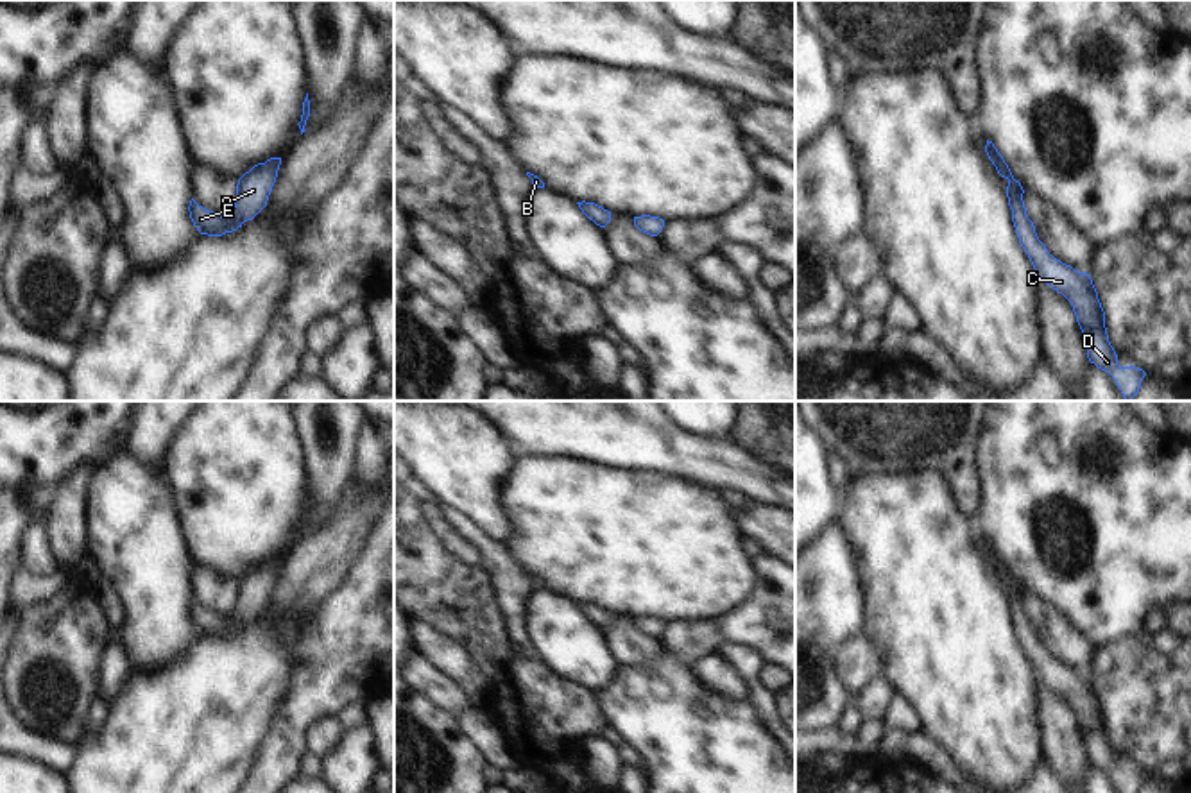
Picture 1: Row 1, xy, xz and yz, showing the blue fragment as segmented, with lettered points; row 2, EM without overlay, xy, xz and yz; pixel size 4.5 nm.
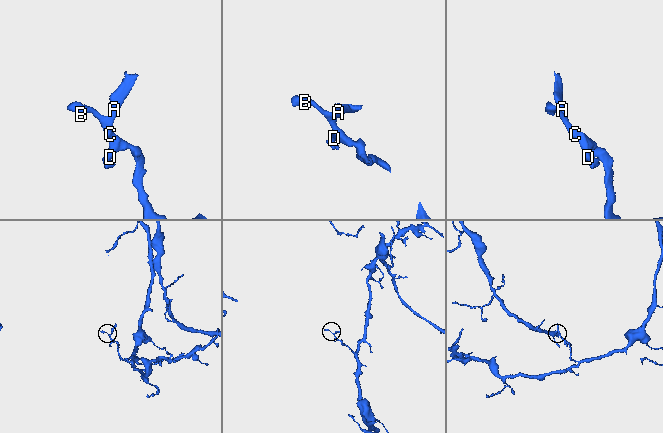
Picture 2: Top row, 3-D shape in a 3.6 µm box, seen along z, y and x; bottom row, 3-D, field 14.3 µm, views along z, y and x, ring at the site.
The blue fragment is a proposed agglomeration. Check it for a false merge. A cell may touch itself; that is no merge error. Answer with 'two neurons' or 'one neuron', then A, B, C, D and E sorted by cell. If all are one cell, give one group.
one neuron | A B C D E

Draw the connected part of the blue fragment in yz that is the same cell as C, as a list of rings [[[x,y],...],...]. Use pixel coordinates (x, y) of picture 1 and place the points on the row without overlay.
[[[987,541],[985,553],[998,575],[1008,582],[1007,598],[1012,610],[1012,623],[1021,648],[1026,652],[1035,675],[1062,695],[1073,707],[1076,723],[1082,730],[1087,748],[1087,759],[1098,770],[1109,773],[1121,793],[1139,793],[1141,782],[1146,777],[1143,770],[1134,766],[1119,768],[1118,755],[1109,743],[1105,729],[1105,712],[1098,700],[1098,693],[1092,680],[1085,673],[1075,671],[1071,666],[1053,659],[1046,646],[1039,641],[1033,623],[1026,616],[1023,601],[1023,587],[1014,580],[1003,557],[998,553],[992,542]]]

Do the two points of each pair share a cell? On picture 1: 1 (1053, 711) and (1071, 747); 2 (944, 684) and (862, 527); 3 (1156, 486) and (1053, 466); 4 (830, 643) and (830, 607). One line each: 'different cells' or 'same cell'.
1: same cell
2: same cell
3: same cell
4: same cell

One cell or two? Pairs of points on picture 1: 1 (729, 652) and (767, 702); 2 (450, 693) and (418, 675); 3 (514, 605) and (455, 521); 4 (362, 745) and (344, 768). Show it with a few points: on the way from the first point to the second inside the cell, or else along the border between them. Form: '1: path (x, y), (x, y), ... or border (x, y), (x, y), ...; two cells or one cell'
1: path (742, 665), (751, 673), (756, 690); one cell
2: path (443, 691), (425, 679); one cell
3: path (511, 584), (495, 555), (477, 537); one cell
4: path (357, 750), (350, 763); one cell

